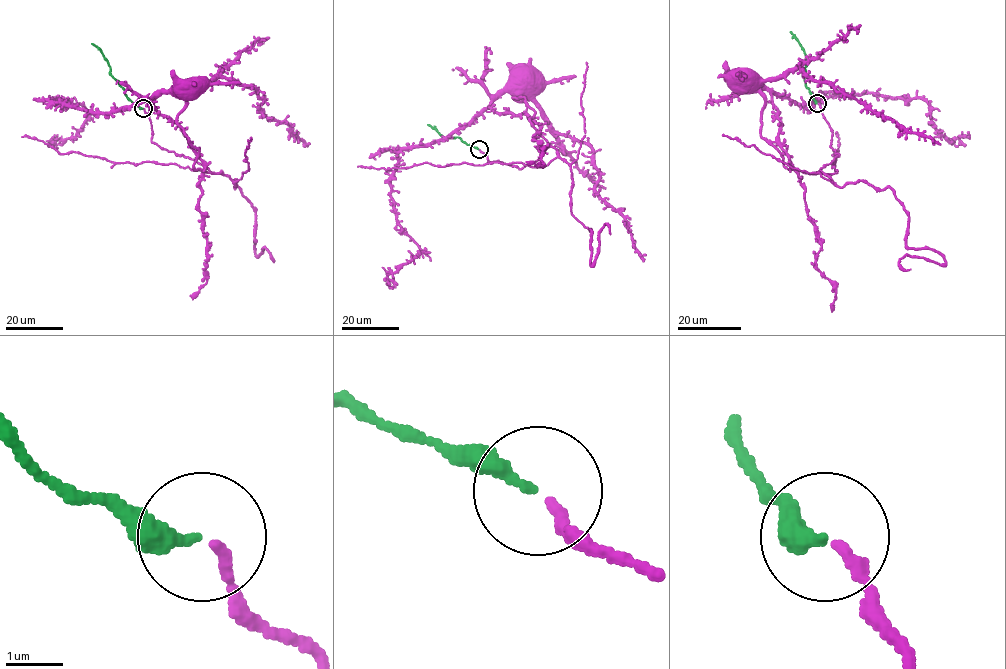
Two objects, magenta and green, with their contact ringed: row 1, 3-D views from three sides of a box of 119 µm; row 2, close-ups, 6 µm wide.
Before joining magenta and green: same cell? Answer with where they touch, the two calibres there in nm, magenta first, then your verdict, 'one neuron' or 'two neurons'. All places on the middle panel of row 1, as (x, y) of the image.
(479, 149) | 180/240 nm | one neuron

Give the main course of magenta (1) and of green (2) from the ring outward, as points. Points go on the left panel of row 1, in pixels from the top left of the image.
1: (143, 109), (152, 142), (211, 173), (203, 171), (204, 163), (177, 122), (184, 90), (199, 78)
2: (143, 108), (136, 106), (124, 94), (110, 74), (108, 60), (92, 43)

